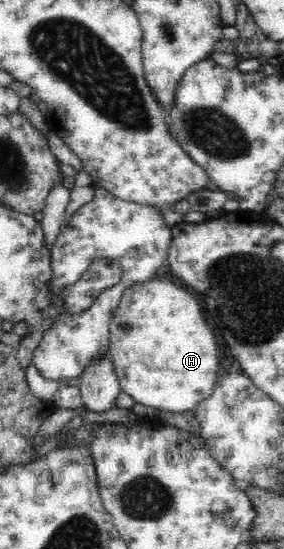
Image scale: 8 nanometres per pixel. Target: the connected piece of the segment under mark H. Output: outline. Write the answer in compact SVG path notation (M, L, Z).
M149 279L124 291L109 327L109 356L121 390L149 412L193 411L217 383L219 347L199 301L169 279Z

